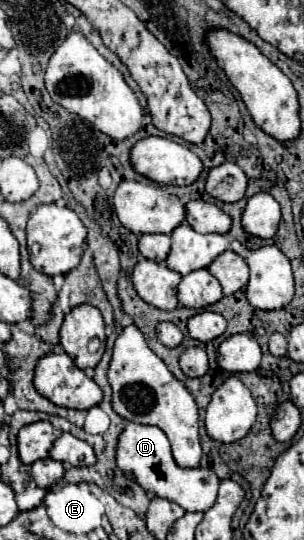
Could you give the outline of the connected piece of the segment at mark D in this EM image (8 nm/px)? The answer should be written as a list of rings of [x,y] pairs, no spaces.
[[[127,422],[125,430],[119,436],[117,444],[117,466],[125,472],[125,476],[133,478],[143,486],[145,492],[155,492],[161,498],[177,502],[187,512],[207,512],[215,500],[219,490],[219,478],[209,468],[181,468],[171,456],[171,446],[163,430],[157,426],[143,426],[135,422]]]

